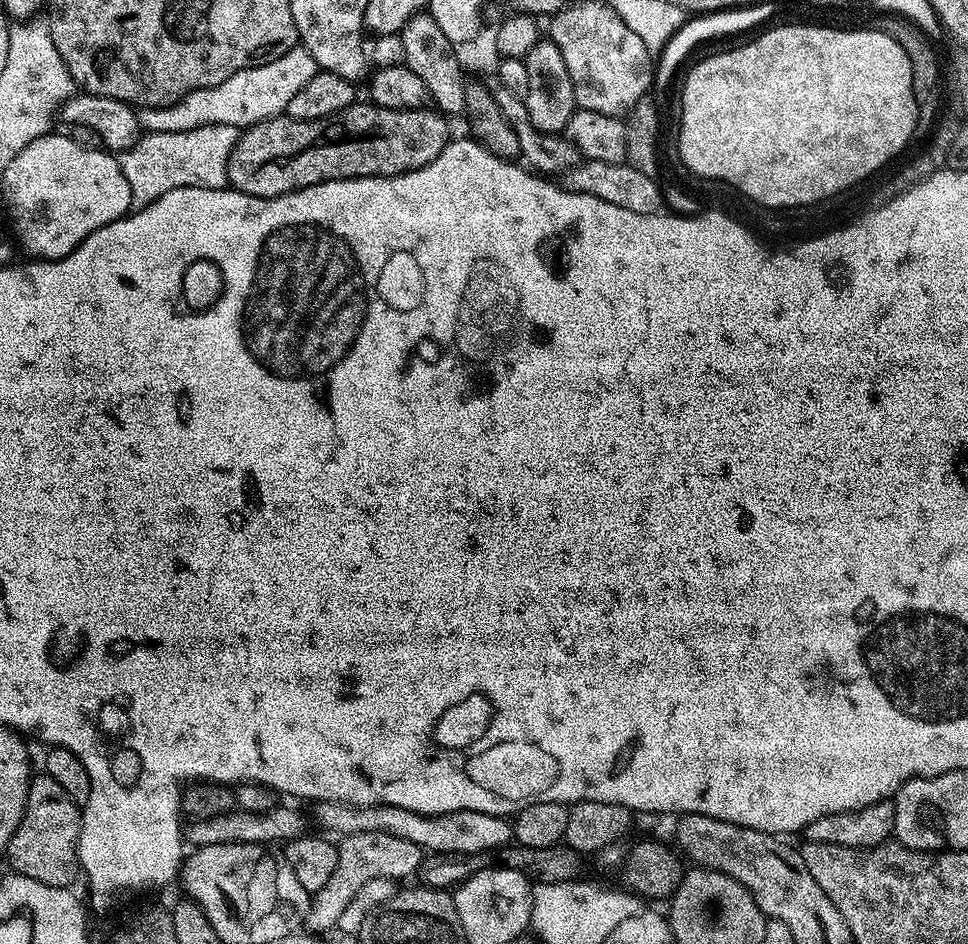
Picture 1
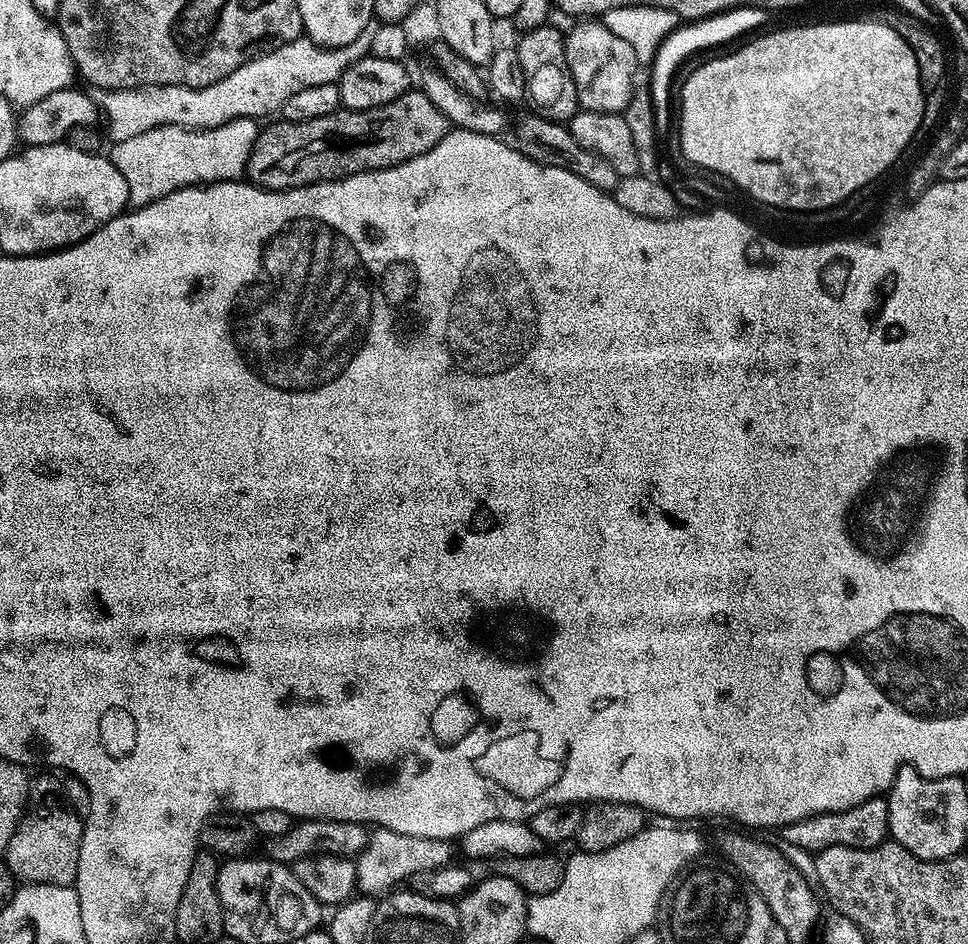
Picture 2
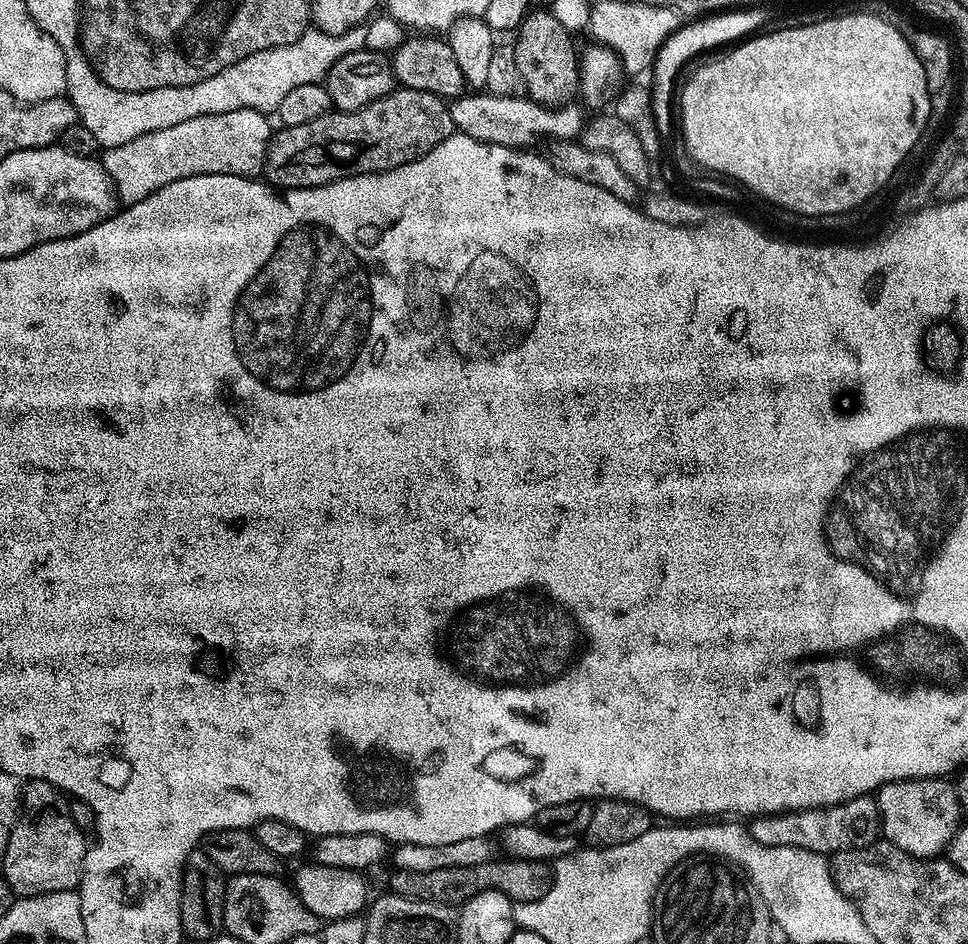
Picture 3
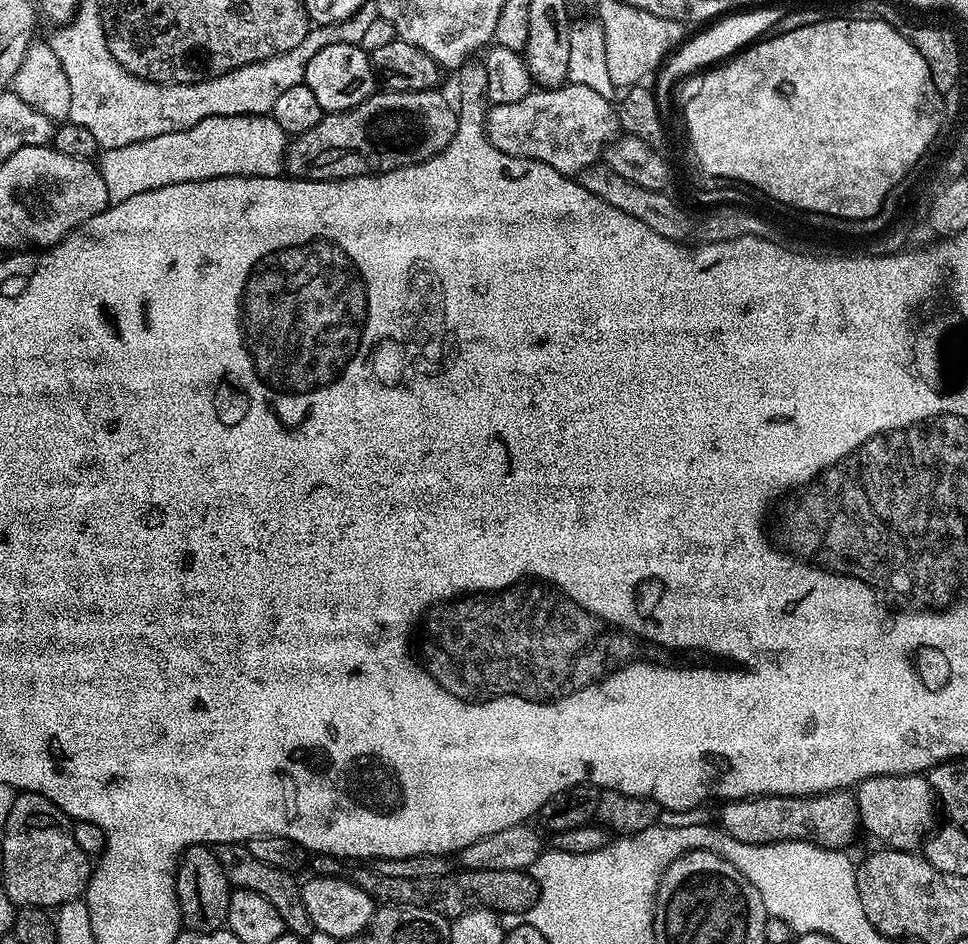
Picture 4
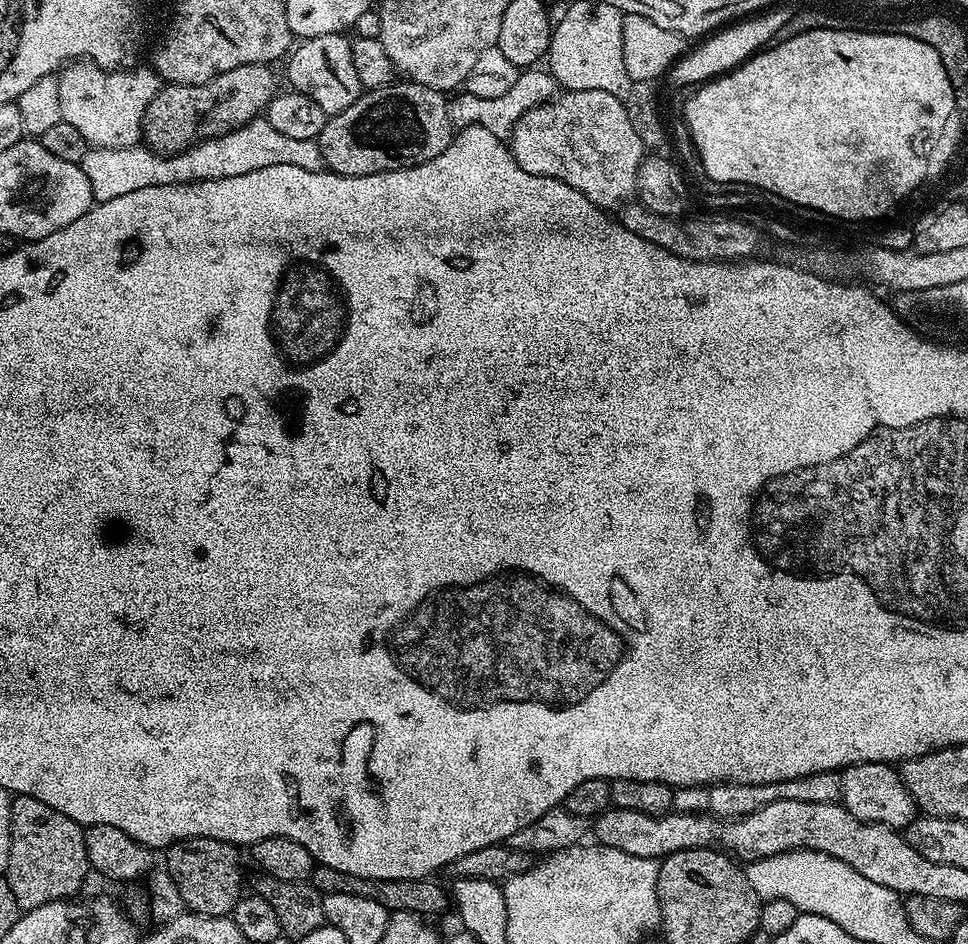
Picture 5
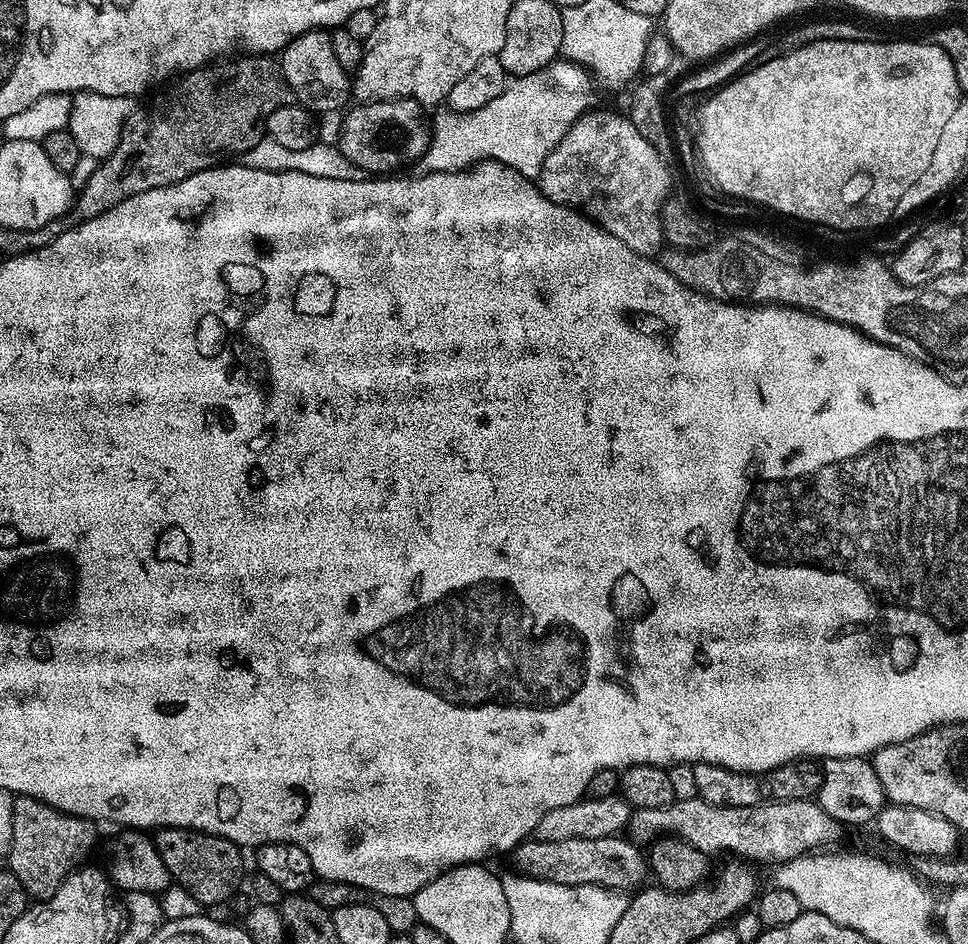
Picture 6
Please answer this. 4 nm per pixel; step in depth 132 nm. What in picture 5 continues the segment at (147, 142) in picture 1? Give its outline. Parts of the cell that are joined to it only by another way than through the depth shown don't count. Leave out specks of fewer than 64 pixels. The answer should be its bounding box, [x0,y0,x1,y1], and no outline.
[80,118,324,202]

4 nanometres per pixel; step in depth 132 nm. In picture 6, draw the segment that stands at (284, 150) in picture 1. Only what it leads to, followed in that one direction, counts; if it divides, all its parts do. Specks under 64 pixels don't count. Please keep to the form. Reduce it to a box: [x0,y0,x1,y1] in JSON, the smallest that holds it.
[338,100,432,174]

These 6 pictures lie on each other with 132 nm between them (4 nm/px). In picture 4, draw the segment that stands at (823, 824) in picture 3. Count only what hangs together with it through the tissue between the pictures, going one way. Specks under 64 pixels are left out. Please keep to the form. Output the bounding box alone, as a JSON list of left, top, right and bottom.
[719,788,861,849]

